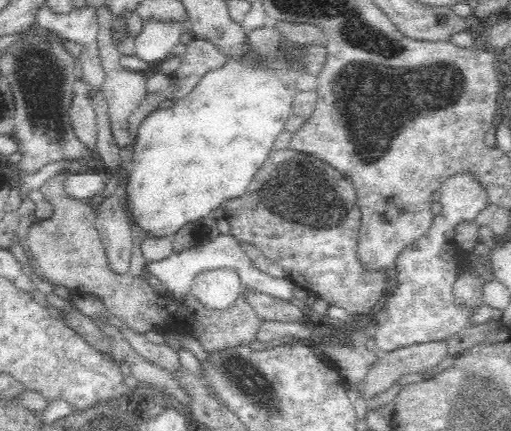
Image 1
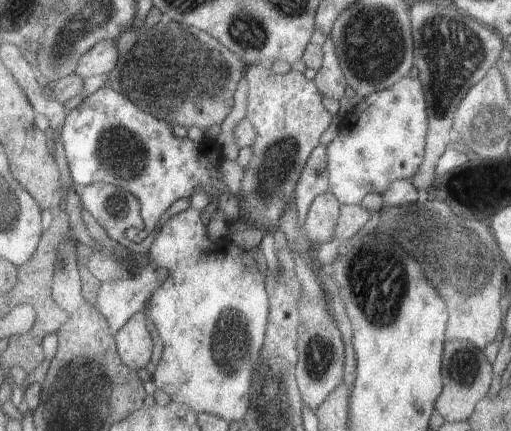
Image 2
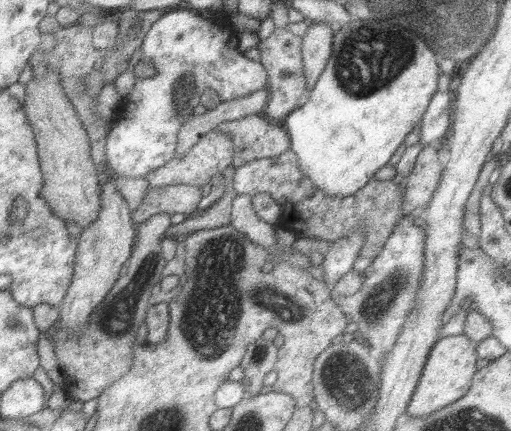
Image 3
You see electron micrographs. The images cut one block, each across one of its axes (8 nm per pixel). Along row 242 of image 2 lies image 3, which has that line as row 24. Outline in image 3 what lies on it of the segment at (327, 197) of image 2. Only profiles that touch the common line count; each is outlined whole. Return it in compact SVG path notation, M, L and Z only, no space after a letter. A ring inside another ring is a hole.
M313 22L305 40L305 74L309 78L309 94L317 88L321 76L325 74L333 52L335 52L335 32L323 22Z

